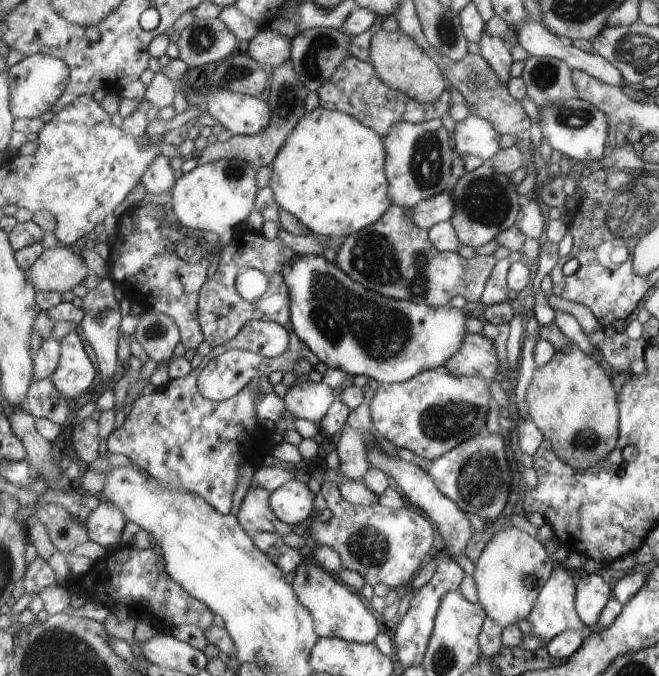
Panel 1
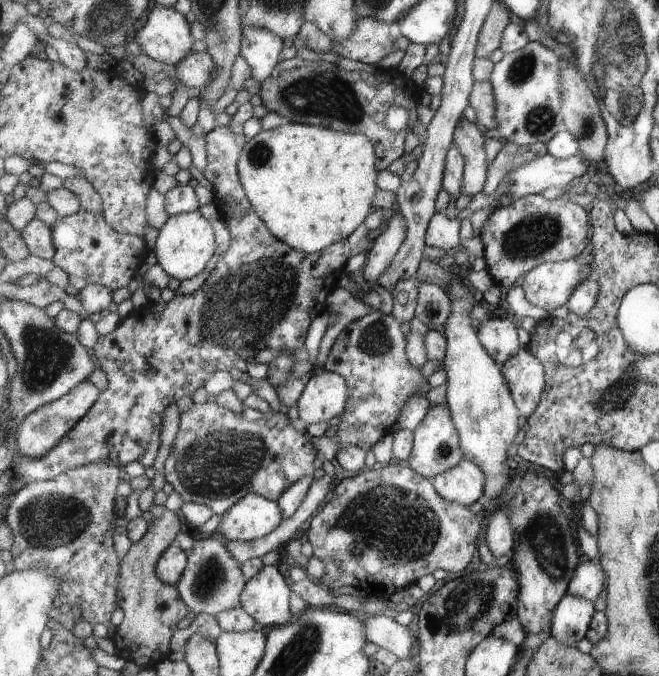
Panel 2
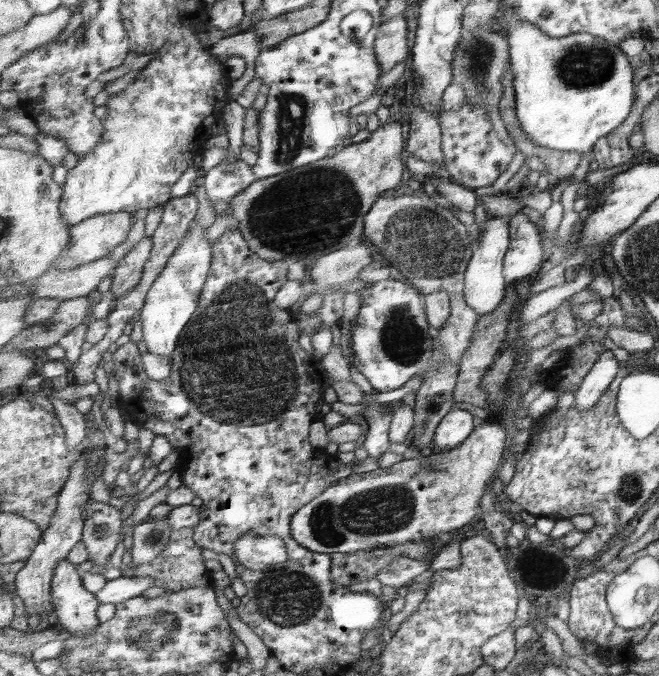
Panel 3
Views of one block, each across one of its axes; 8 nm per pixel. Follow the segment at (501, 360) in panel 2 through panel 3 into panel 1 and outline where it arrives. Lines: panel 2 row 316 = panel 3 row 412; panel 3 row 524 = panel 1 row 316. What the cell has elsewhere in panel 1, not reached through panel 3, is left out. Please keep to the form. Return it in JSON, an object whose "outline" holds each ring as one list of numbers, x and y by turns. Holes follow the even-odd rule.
{"outline":[[298,254,295,262,287,262,283,268,287,287,290,288,291,321,298,335,317,354,327,368,366,376,379,384,403,383,423,372,444,367,470,335,467,332,467,308,426,306,409,300,396,300,369,290,363,284,345,274,334,262,325,260,321,254]]}

